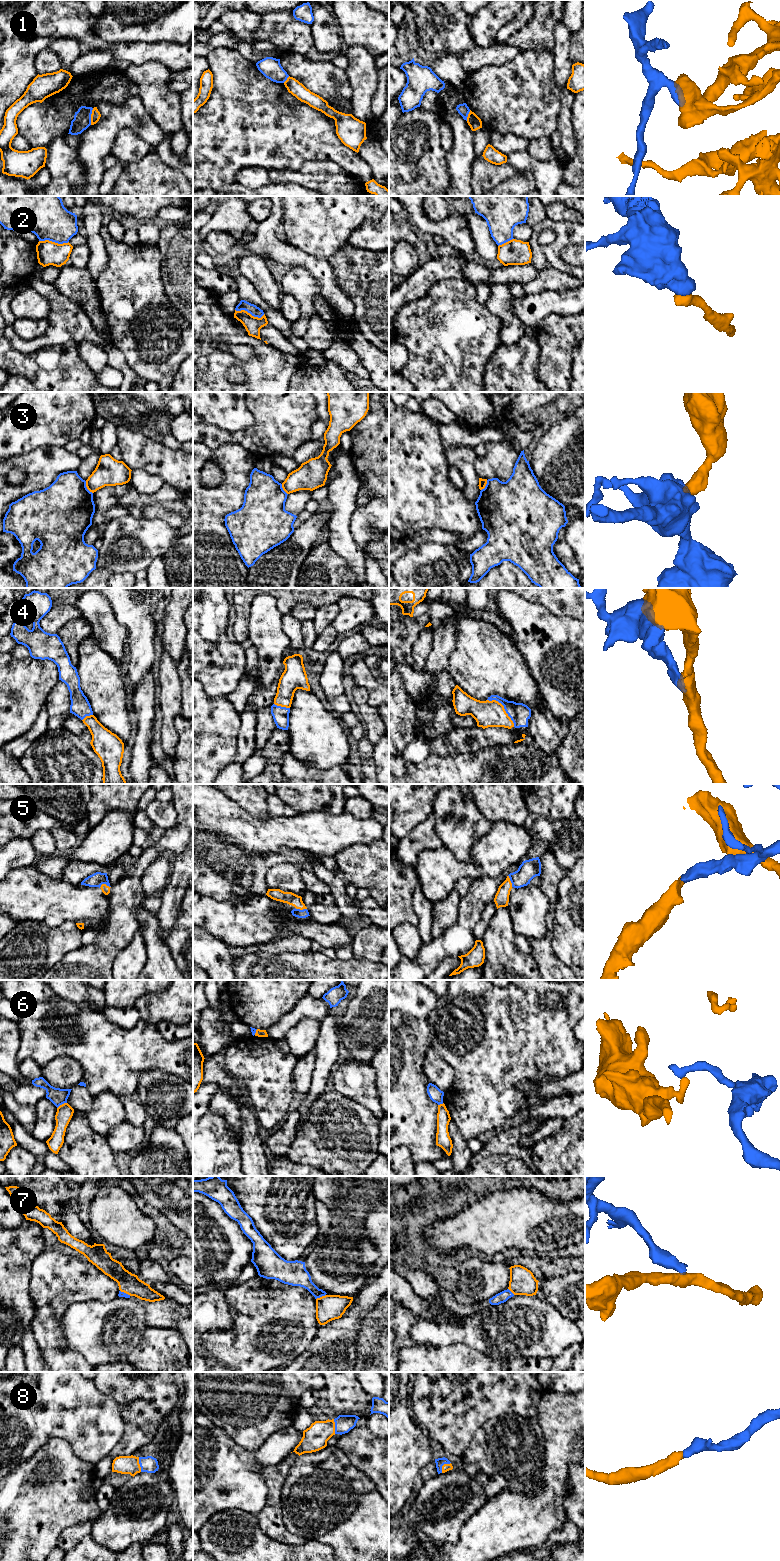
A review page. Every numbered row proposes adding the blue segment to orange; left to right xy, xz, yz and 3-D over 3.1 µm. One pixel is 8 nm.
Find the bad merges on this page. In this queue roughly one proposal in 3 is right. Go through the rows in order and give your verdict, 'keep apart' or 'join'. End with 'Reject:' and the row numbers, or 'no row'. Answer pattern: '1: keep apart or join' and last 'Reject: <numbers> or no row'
1: join
2: keep apart
3: keep apart
4: join
5: join
6: keep apart
7: keep apart
8: join
Reject: 2, 3, 6, 7

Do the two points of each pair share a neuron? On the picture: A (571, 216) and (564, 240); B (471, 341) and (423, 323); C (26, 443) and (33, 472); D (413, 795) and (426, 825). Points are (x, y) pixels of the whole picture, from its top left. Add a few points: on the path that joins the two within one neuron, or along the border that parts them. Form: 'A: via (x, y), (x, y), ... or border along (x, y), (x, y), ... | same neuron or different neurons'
A: border along (547, 217), (555, 221), (574, 222) | different neurons
B: via (459, 336), (450, 336), (444, 331), (435, 329) | same neuron
C: border along (51, 446), (39, 446), (10, 458) | different neurons
D: border along (431, 812), (405, 834) | different neurons

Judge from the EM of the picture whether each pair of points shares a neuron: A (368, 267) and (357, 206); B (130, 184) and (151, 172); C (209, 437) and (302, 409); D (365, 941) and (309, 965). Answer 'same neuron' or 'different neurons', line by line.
A: different neurons
B: same neuron
C: same neuron
D: different neurons

